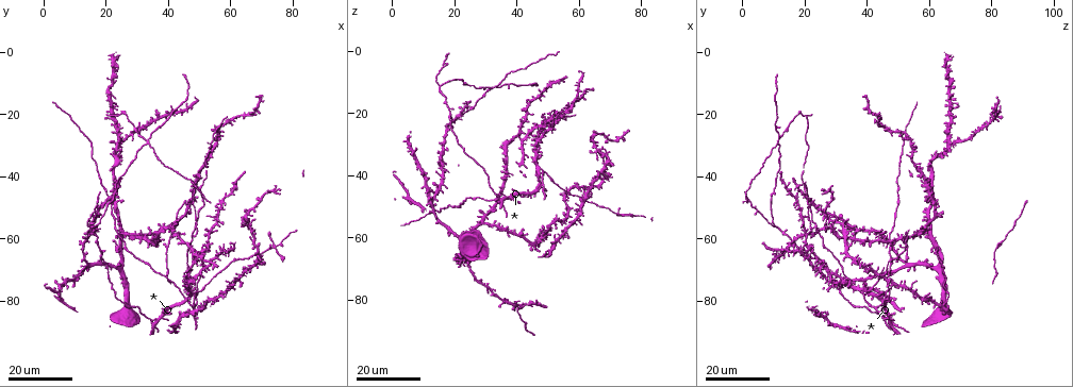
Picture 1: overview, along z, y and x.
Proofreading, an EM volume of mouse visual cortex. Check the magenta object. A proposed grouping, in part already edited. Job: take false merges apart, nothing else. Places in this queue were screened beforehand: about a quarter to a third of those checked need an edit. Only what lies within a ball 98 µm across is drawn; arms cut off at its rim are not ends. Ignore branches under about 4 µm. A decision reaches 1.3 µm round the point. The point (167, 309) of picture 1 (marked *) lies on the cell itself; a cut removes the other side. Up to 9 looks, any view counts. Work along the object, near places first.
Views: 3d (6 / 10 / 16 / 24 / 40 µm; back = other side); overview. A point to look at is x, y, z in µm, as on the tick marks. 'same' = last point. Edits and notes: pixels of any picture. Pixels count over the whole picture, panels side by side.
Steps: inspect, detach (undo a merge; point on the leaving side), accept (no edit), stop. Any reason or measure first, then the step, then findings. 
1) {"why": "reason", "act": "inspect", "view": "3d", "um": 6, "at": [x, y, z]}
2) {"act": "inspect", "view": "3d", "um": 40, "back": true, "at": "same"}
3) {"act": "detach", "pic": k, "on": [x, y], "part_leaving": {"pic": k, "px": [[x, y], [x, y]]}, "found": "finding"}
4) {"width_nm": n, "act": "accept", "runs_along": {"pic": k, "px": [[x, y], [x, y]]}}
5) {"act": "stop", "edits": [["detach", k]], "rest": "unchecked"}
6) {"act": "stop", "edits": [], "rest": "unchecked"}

{"why": "three-way junction", "act": "inspect", "view": "3d", "um": 16, "at": [49, 77, 39]}

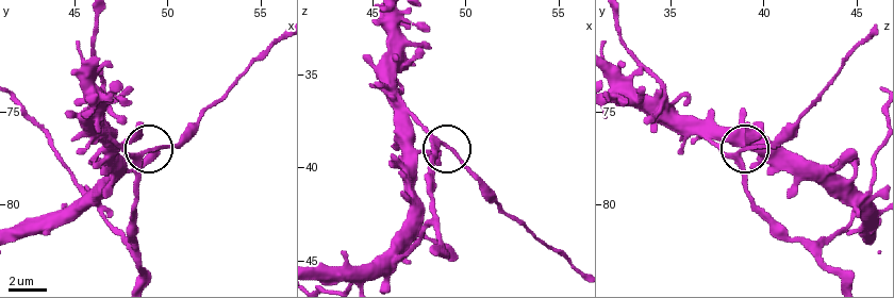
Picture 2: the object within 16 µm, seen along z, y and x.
{"act": "inspect", "view": "3d", "um": 10, "at": [48.7, 77.4, 38.7]}

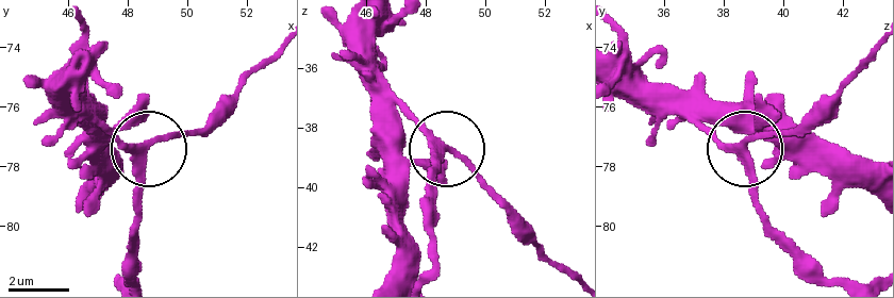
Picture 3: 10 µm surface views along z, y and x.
{"act": "accept", "runs_along": {"pic": 3, "px": [[388, 277], [407, 119], [511, 213]]}, "found": "all the same cell"}

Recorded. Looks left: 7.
{"why": "arms part here", "act": "inspect", "view": "3d", "um": 24, "at": [45, 80, 46]}

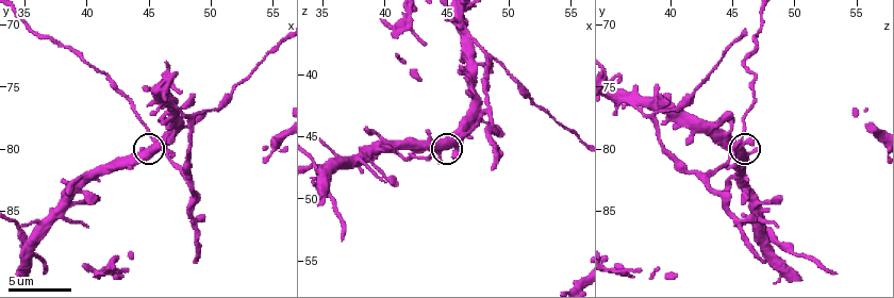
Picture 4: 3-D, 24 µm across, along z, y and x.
{"act": "inspect", "view": "3d", "um": 10, "at": [45.2, 79.0, 45.8]}

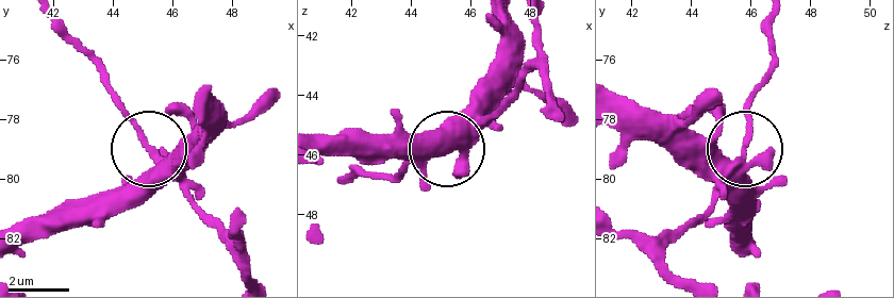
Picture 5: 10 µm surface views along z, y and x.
{"act": "accept", "runs_along": {"pic": 5, "px": [[745, 249], [745, 110], [752, 89]]}, "found": "continuous, no second cell"}

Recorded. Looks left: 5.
{"why": "four-way junction", "act": "inspect", "view": "3d", "um": 24, "at": [74, 44, 27]}

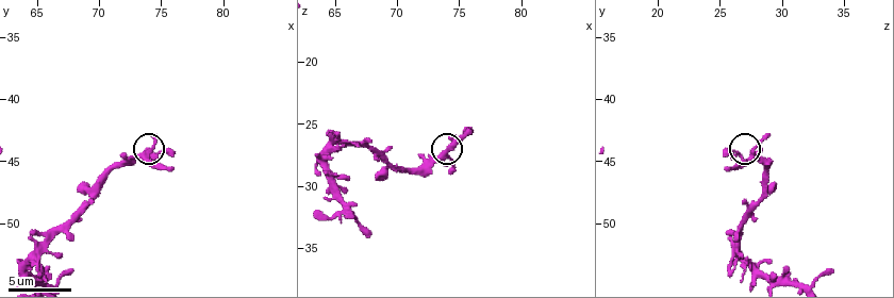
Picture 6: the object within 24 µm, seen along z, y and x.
{"why": "closer look", "act": "inspect", "view": "3d", "um": 6, "at": [74.0, 44.8, 27.4]}

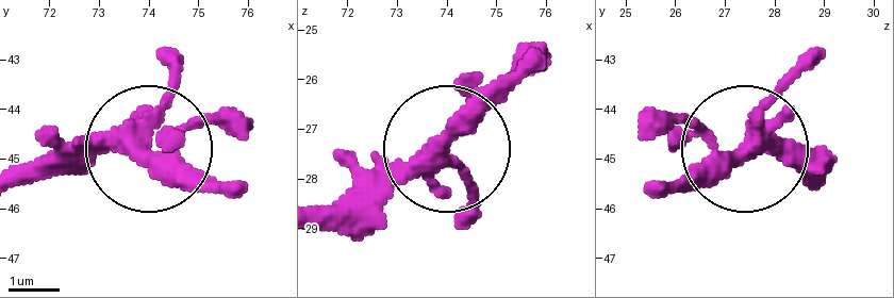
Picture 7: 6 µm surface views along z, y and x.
{"width_nm": 350, "act": "accept", "found": "one cell here"}

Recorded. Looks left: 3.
{"why": "four arms meet", "act": "inspect", "view": "3d", "um": 16, "at": [33, 29, 11]}

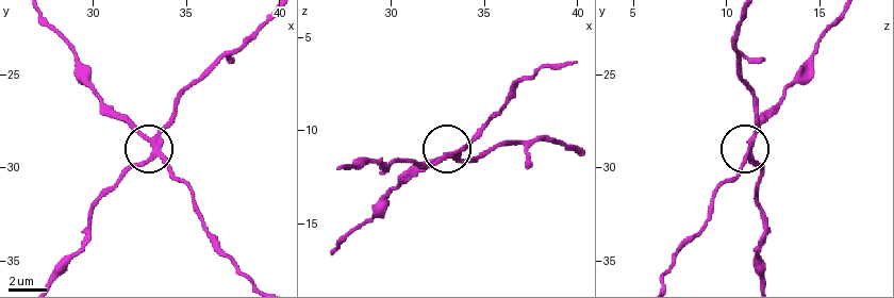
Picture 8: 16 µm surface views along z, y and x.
{"act": "inspect", "view": "3d", "um": 10, "at": [33.5, 29.1, 11.3]}

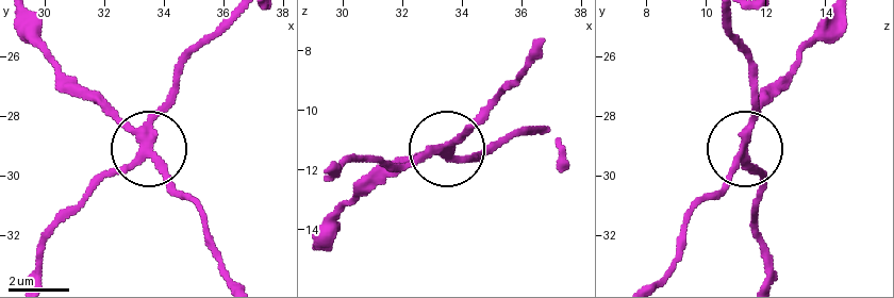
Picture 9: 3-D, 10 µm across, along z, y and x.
{"arms": 4, "act": "detach", "pic": 9, "on": [110, 111], "found": "a second cell is stuck on"}

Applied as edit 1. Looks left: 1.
{"act": "stop", "edits": [["detach", 9]], "rest": "unchecked"}

